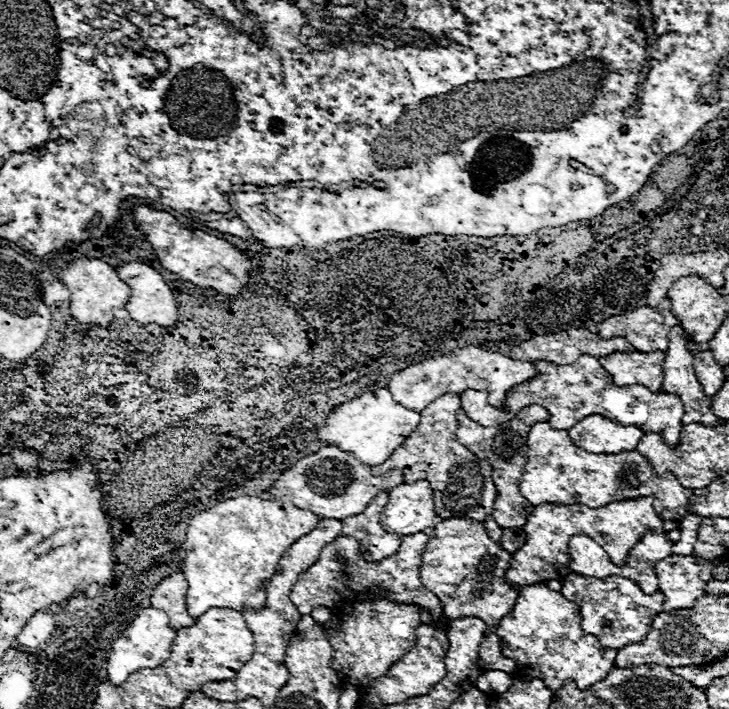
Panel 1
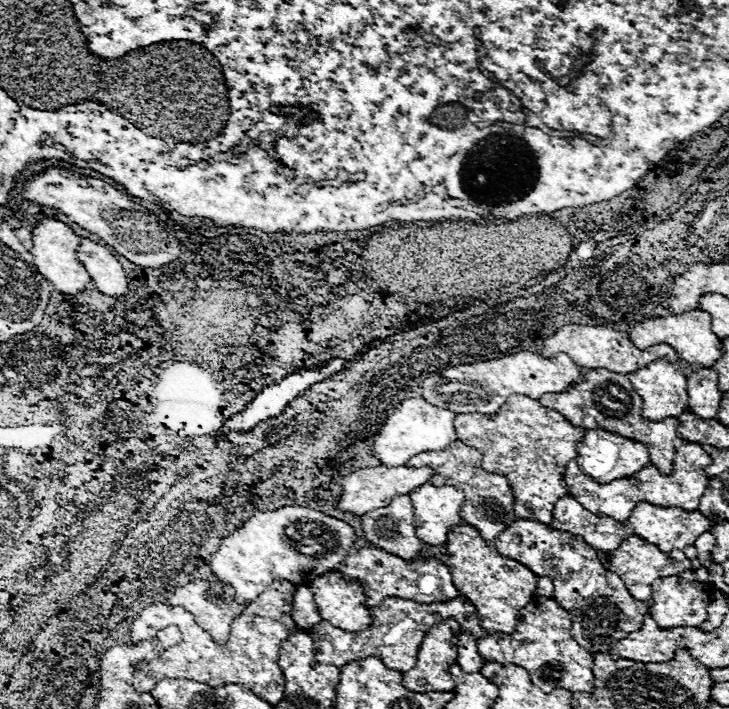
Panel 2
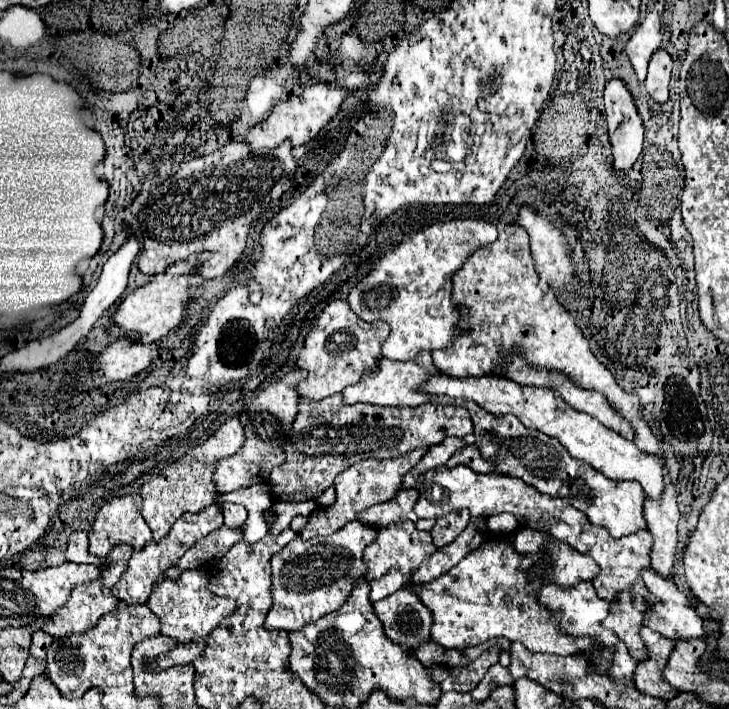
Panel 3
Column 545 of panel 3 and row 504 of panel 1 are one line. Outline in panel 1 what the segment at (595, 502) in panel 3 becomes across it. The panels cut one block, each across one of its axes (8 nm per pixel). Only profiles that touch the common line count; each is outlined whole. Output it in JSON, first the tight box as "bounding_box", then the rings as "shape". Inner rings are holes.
{"bounding_box":[372,394,496,522],"shape":[[[444,394],[430,402],[422,412],[420,412],[420,422],[416,430],[404,440],[404,446],[388,458],[388,462],[382,462],[380,466],[372,466],[374,476],[382,476],[390,470],[400,470],[404,474],[404,482],[416,482],[416,480],[428,480],[432,486],[432,498],[434,498],[434,512],[442,520],[446,518],[472,518],[478,522],[484,522],[486,516],[492,514],[494,510],[494,500],[496,500],[496,486],[492,482],[492,466],[488,460],[476,458],[466,446],[462,446],[456,438],[458,430],[458,412],[462,410],[460,406],[460,396],[458,394]]]}

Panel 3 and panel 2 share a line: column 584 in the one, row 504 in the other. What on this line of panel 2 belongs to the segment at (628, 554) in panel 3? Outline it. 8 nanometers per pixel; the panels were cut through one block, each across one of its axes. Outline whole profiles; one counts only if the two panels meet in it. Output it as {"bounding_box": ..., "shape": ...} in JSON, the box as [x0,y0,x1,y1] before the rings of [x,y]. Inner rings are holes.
{"bounding_box":[454,394,586,526],"shape":[[[512,394],[496,414],[458,414],[454,430],[458,440],[474,446],[482,454],[482,468],[486,472],[500,474],[508,480],[516,498],[518,518],[532,518],[544,526],[552,524],[556,500],[570,494],[564,472],[568,462],[576,458],[576,446],[584,440],[586,430],[524,394]]]}

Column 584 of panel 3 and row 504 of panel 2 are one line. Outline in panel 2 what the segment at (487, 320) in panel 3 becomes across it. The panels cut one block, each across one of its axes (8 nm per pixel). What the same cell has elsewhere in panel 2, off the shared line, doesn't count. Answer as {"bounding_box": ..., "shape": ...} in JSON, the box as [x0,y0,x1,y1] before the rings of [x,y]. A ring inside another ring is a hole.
{"bounding_box":[338,466,434,516],"shape":[[[374,466],[374,468],[356,470],[350,476],[346,476],[344,482],[342,482],[344,490],[342,490],[342,498],[338,502],[338,508],[348,510],[348,512],[352,512],[356,516],[362,516],[362,514],[372,512],[376,508],[388,506],[394,496],[410,494],[414,488],[430,482],[432,476],[434,476],[434,470],[430,466],[422,466],[422,468],[412,468],[412,466],[396,466],[396,468]]]}

